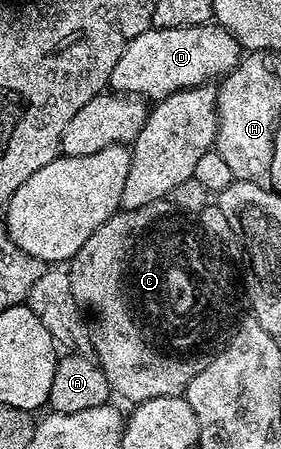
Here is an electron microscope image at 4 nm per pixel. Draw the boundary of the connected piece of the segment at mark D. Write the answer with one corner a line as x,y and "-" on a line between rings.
218,23
174,29
151,27
127,43
127,51
123,51
119,63
115,63
115,71
111,71
109,89
156,103
180,89
224,78
237,68
242,56
243,48
235,35

